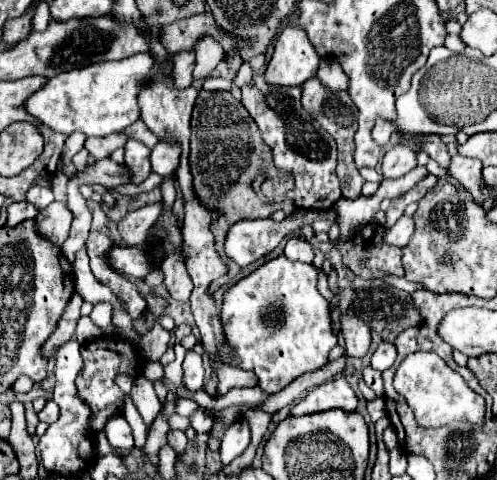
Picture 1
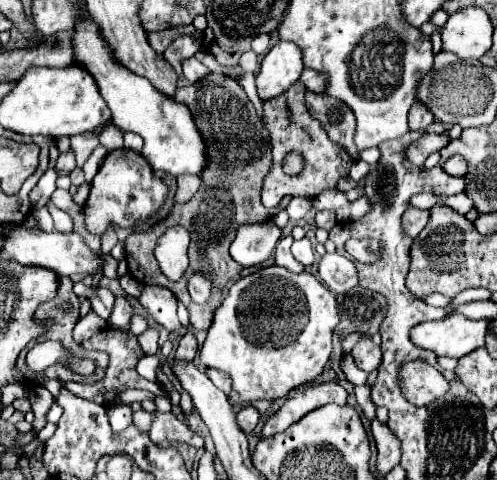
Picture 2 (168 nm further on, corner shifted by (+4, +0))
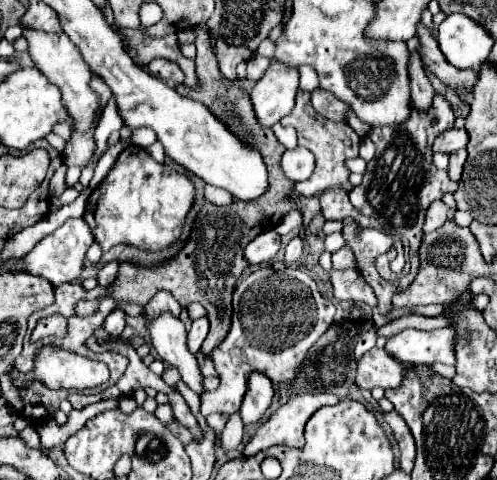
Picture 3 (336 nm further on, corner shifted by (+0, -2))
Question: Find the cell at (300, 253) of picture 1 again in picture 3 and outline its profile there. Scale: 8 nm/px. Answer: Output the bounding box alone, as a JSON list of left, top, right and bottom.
[284,236,302,264]

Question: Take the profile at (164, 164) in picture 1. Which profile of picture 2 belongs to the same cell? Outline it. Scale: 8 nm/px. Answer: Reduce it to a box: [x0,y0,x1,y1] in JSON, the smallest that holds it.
[72,16,208,176]

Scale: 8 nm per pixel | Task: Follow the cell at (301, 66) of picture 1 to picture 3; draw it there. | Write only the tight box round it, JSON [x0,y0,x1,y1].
[250,60,298,126]

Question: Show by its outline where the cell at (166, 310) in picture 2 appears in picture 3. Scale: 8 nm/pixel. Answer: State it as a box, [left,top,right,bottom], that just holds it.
[144,290,182,318]

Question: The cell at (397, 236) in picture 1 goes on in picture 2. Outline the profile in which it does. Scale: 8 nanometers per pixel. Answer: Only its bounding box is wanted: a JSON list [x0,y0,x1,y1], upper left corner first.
[404,206,430,238]

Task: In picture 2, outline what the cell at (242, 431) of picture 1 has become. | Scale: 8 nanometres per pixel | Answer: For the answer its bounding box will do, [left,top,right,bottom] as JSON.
[238,406,260,434]

